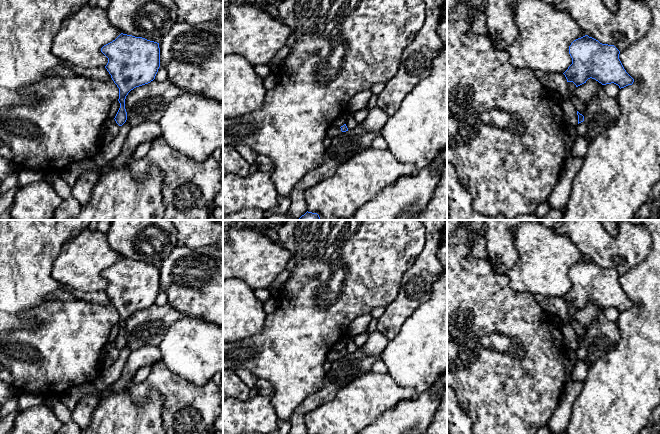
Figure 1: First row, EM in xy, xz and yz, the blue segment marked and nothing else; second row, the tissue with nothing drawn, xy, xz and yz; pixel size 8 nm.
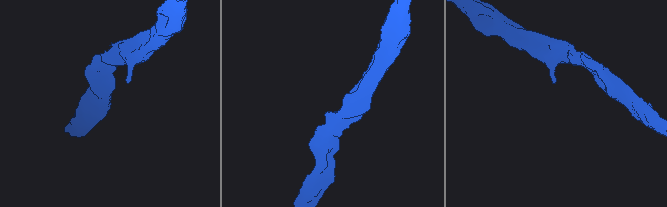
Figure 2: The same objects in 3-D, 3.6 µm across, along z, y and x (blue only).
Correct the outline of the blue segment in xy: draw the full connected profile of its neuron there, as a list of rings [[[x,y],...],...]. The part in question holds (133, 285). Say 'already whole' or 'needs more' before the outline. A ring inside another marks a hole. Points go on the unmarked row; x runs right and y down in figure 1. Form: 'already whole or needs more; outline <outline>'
already whole; outline [[[121,257],[104,269],[101,276],[108,282],[105,292],[119,312],[120,332],[114,343],[122,350],[127,344],[125,323],[128,317],[155,303],[160,291],[159,267]]]

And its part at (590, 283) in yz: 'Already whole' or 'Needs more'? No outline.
Already whole

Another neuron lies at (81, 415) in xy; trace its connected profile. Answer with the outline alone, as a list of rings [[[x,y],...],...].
[[[86,394],[72,411],[72,420],[81,428],[85,429],[91,423],[92,414],[99,402],[99,396]]]

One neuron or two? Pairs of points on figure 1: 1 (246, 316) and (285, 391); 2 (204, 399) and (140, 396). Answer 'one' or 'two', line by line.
1: two
2: one

